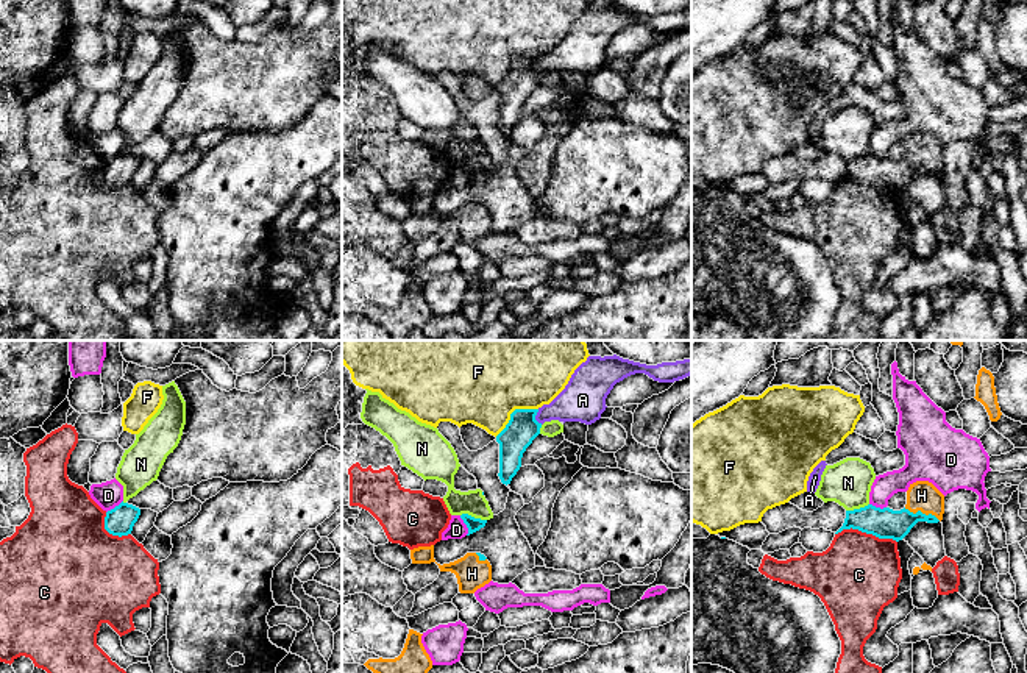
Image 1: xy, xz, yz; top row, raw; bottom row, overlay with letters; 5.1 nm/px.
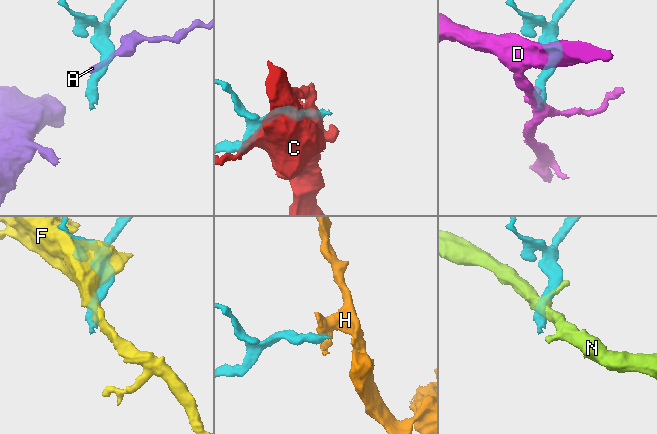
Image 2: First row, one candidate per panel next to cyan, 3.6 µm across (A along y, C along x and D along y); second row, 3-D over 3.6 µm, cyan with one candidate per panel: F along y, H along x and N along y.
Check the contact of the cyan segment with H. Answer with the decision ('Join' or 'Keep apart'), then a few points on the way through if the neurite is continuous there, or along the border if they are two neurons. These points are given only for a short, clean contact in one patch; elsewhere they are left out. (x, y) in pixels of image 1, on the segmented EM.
Join. Path across: yz (885, 523), (921, 512), (921, 495)

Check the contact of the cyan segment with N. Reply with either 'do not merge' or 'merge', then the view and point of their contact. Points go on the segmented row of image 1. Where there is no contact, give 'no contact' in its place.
do not merge | xz (473, 517)

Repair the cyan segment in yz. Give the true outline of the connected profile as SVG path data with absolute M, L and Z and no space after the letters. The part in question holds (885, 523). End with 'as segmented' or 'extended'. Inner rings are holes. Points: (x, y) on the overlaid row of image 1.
M916 481L910 484L907 490L907 504L901 511L893 511L890 507L876 507L868 504L860 509L846 511L846 518L843 526L835 532L841 532L843 529L858 529L866 534L872 534L879 539L893 539L896 542L902 540L910 529L918 522L938 523L943 520L944 514L944 495L929 481Z; extended

